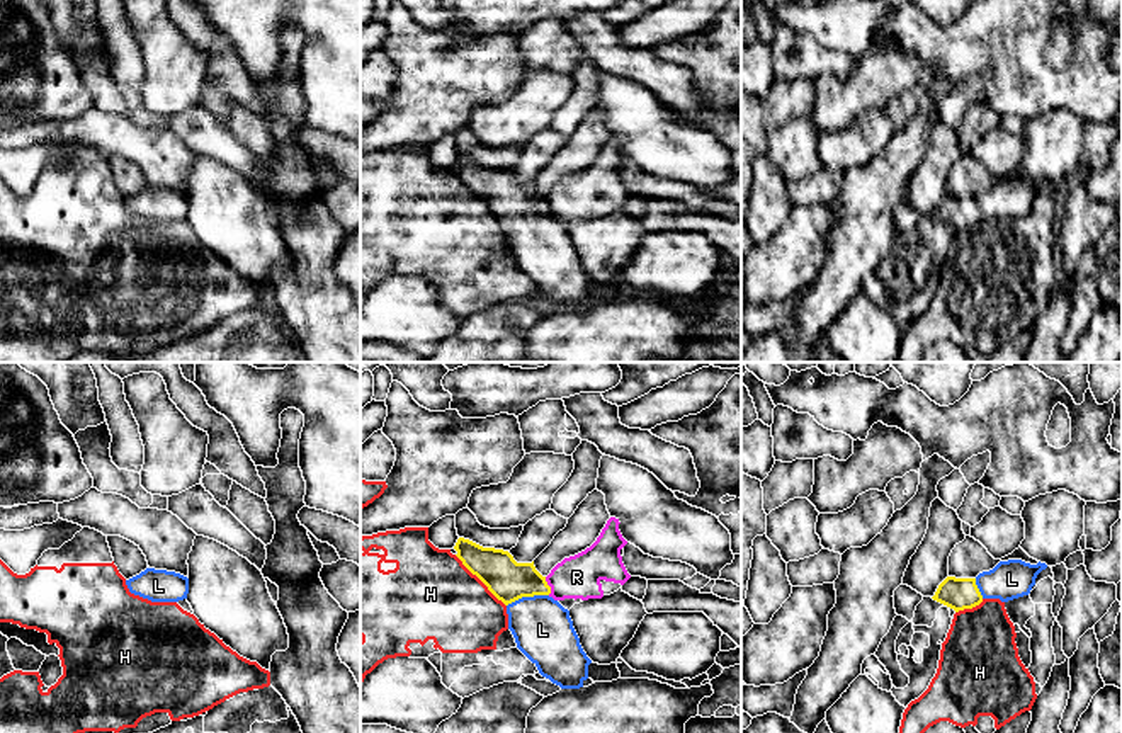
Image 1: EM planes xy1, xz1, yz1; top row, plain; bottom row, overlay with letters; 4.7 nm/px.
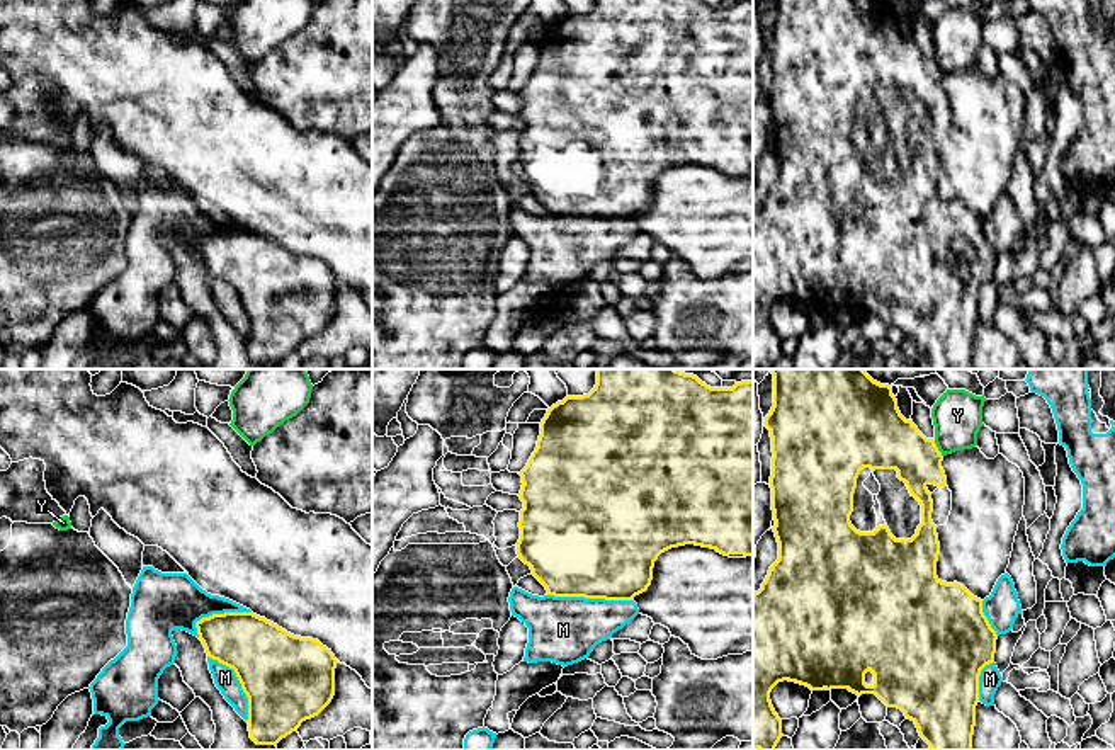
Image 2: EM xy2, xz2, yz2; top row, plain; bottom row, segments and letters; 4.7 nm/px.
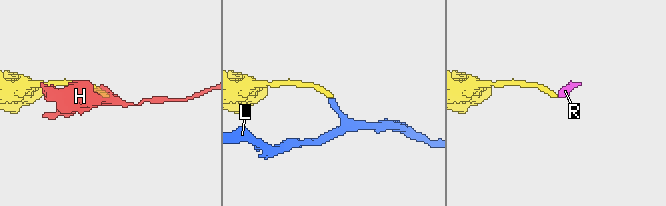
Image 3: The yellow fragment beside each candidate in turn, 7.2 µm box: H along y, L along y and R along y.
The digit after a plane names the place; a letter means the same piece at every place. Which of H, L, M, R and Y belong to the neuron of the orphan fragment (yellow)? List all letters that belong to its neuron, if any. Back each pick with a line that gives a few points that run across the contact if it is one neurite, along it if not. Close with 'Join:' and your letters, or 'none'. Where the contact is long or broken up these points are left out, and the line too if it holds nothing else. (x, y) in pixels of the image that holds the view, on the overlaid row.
L: line xz1 (509, 580), (527, 596), (531, 613), (543, 630)
Join: L

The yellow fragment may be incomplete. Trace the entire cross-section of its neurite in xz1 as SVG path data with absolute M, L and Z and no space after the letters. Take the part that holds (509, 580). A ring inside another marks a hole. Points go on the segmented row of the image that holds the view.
M459 537L454 549L462 565L476 575L488 590L507 605L508 629L517 648L537 667L539 673L561 689L580 689L588 679L586 656L573 628L570 611L551 594L551 587L532 563L517 563L508 551L483 548L469 539Z

